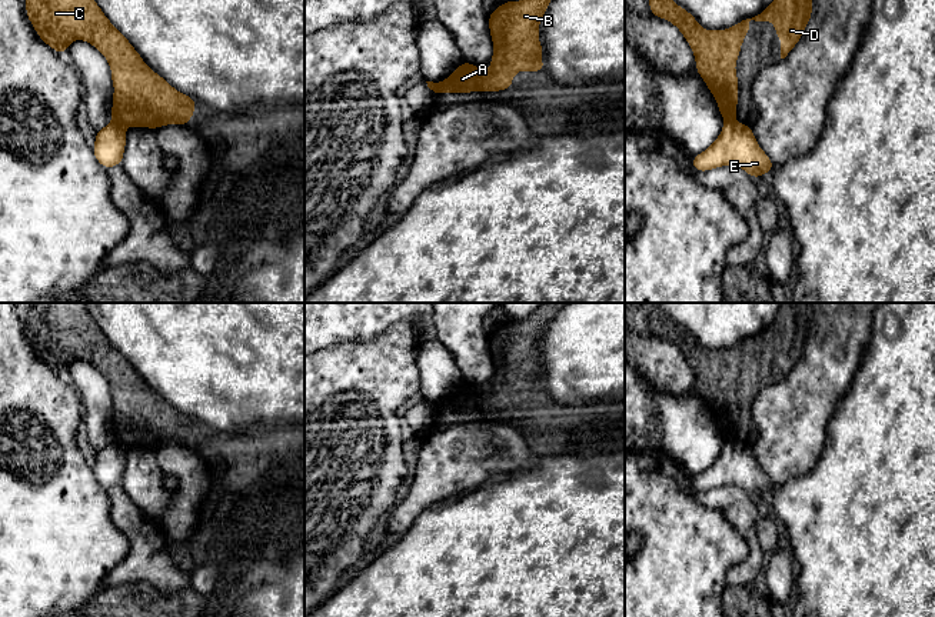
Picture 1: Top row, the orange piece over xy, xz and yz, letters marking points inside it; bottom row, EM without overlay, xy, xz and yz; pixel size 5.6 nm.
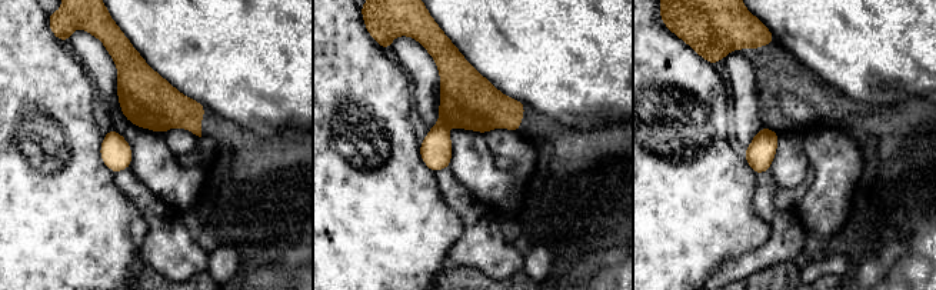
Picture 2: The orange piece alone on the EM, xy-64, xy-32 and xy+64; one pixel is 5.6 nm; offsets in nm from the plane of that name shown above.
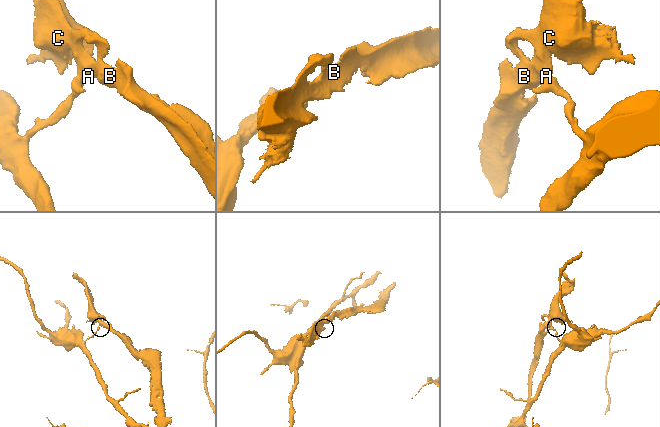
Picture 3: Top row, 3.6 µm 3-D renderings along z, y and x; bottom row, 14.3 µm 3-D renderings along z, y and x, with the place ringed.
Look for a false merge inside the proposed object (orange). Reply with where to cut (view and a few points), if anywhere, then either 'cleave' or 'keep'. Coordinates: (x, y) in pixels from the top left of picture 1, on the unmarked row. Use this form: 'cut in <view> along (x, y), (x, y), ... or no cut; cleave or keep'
cut in xy along (113, 439), (125, 446); cleave

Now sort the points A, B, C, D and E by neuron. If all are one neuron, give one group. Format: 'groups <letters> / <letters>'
groups A B C D / E

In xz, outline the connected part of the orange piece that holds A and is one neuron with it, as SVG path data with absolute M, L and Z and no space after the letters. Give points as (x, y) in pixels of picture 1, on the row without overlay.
M543 303L520 321L508 320L489 334L493 361L490 388L482 391L463 381L446 400L437 403L439 413L500 411L512 408L518 391L545 391L539 361L539 343L555 314L568 303Z

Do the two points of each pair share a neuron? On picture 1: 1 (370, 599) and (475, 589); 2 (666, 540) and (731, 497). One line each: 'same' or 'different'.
1: same
2: different

